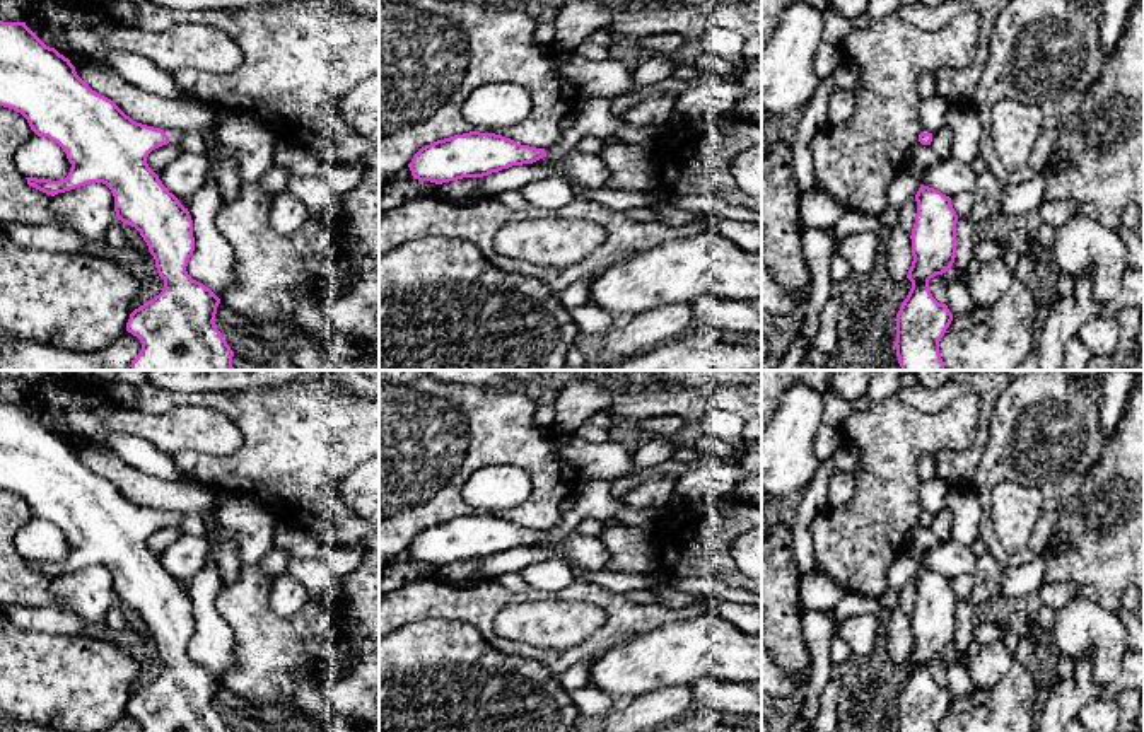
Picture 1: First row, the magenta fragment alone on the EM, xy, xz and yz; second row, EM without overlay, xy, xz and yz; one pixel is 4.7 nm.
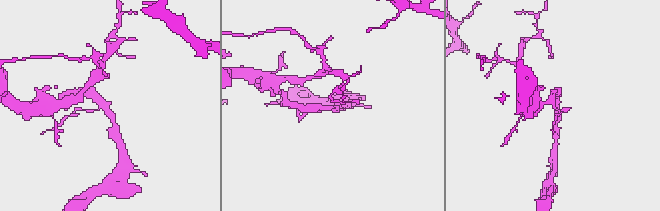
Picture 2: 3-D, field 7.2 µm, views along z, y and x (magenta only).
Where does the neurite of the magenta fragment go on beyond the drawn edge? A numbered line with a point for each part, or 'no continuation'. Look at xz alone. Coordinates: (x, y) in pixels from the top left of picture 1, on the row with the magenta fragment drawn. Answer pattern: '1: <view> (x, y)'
1: xz (595, 116)

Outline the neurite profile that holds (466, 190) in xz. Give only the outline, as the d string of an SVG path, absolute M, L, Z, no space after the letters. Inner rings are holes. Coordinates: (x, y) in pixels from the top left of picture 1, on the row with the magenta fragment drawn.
M463 177L458 181L442 183L437 188L437 196L456 203L471 203L483 198L480 177Z

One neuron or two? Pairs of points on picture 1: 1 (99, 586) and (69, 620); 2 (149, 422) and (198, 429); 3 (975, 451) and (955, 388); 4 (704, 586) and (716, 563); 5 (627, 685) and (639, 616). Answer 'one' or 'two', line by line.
1: two
2: one
3: one
4: two
5: two

